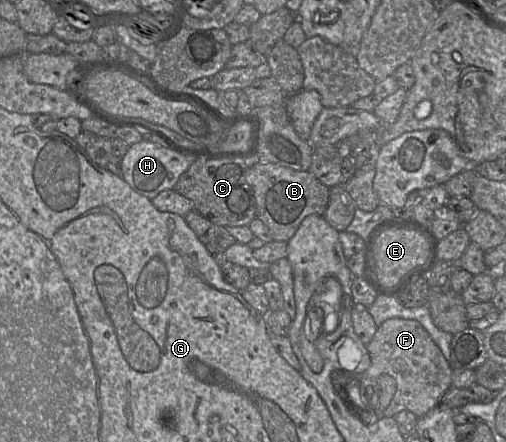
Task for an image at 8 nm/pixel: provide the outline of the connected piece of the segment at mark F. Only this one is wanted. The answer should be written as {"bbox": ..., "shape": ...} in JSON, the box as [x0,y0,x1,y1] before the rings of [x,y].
{"bbox":[346,318,453,424],"shape":[[[390,318],[384,321],[378,327],[372,340],[367,344],[367,350],[370,355],[371,365],[367,370],[359,373],[357,379],[352,379],[350,386],[346,388],[346,391],[351,392],[354,397],[351,400],[361,409],[370,405],[369,402],[363,401],[368,399],[361,399],[363,393],[378,392],[377,405],[367,411],[367,413],[371,413],[367,424],[376,423],[384,417],[395,417],[402,410],[408,410],[418,418],[422,417],[441,404],[441,398],[452,387],[453,369],[451,364],[446,360],[427,330],[417,320]]]}

